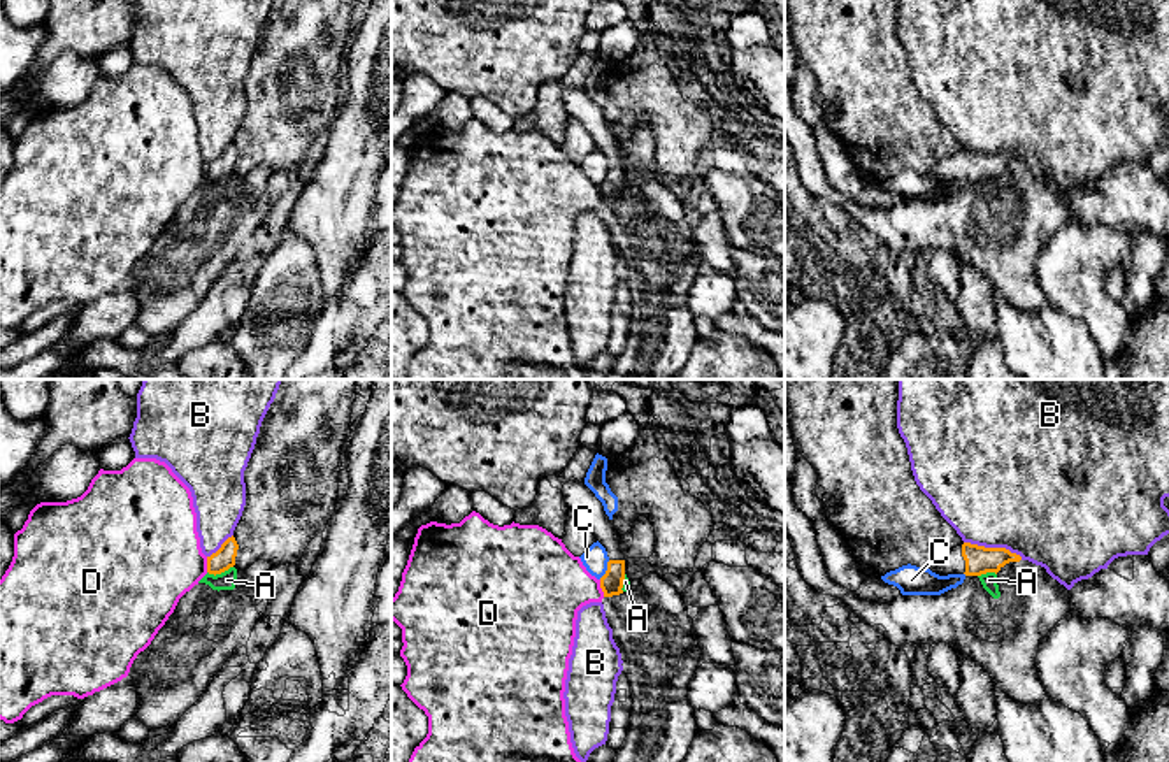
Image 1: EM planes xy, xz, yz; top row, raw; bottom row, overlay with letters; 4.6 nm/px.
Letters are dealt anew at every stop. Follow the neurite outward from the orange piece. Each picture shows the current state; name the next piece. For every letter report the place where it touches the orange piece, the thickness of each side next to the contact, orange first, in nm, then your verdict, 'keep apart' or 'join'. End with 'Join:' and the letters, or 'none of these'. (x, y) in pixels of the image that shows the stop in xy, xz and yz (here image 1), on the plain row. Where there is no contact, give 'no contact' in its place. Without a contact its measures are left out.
A: xy (220, 179) | 100/90 nm | keep apart
B: yz (994, 155) | 130/500 nm | keep apart
C: xz (608, 176) | 110/120 nm | keep apart
D: xz (601, 194) | 110/380 nm | keep apart
Join: none of these

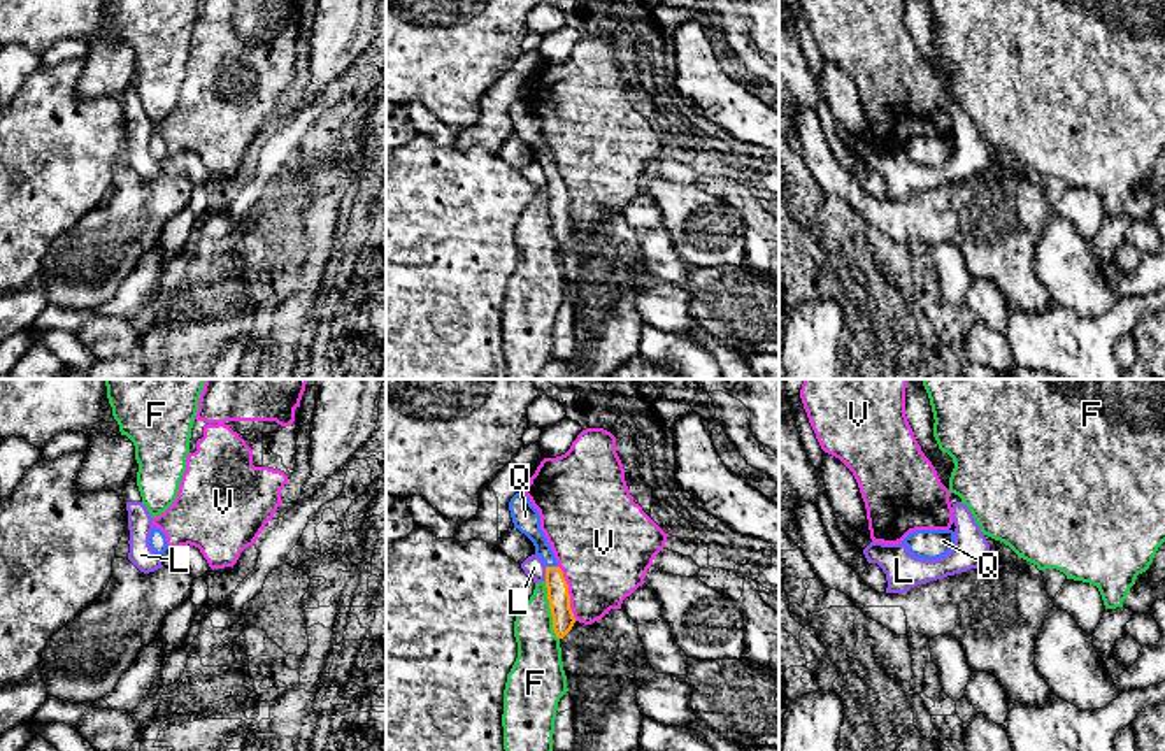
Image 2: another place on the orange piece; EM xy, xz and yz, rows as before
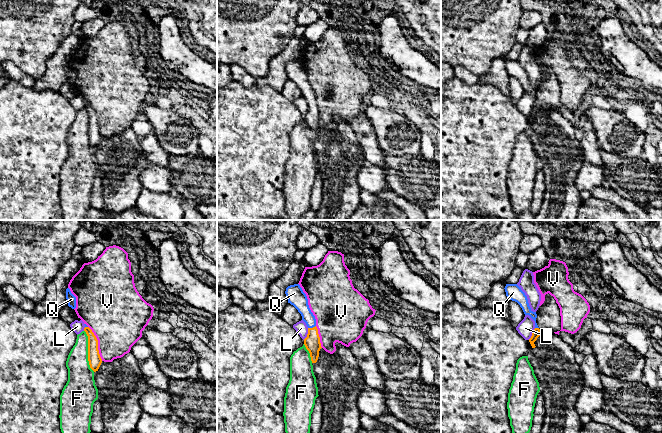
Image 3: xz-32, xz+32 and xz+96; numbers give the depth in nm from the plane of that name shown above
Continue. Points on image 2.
F: xz (551, 218) | 100/220 nm | keep apart
L: xz (546, 181) | 100/100 nm | keep apart
Q: xz (551, 174) | 100/120 nm | join
V: xz (567, 200) | 100/420 nm | keep apart
Join: Q

